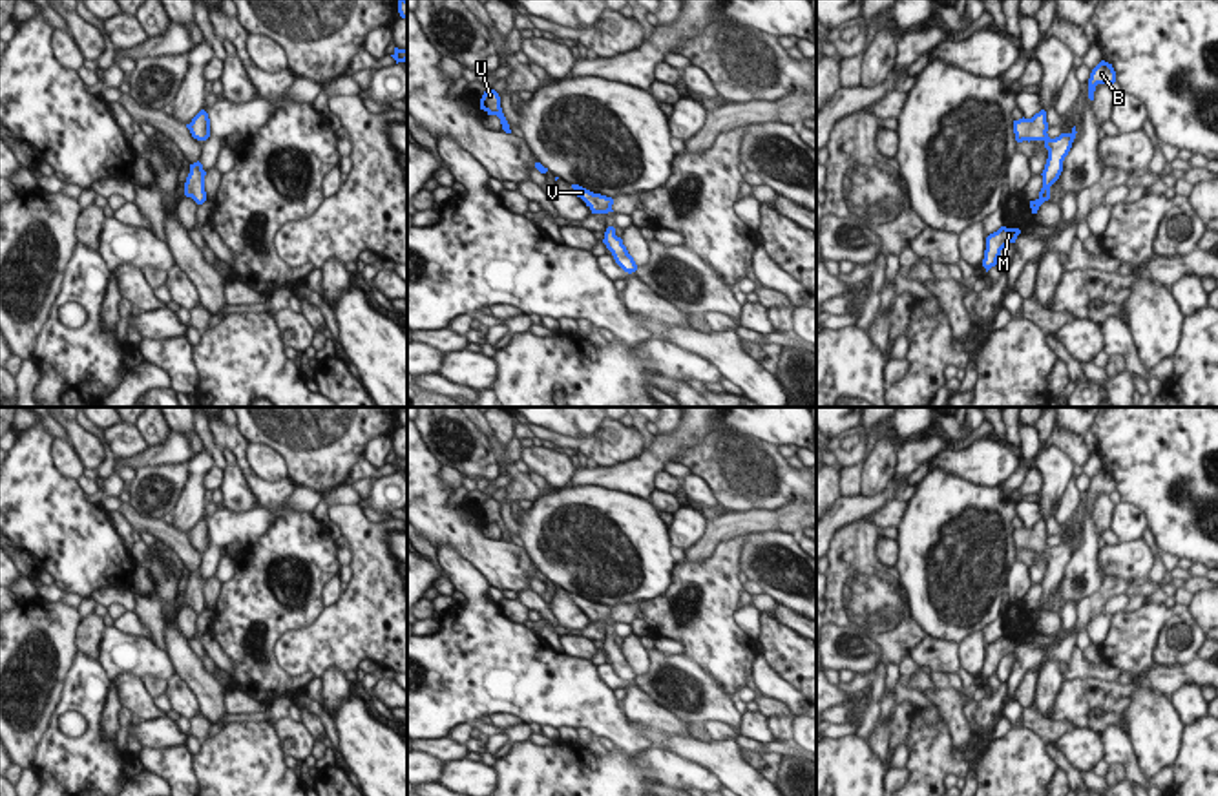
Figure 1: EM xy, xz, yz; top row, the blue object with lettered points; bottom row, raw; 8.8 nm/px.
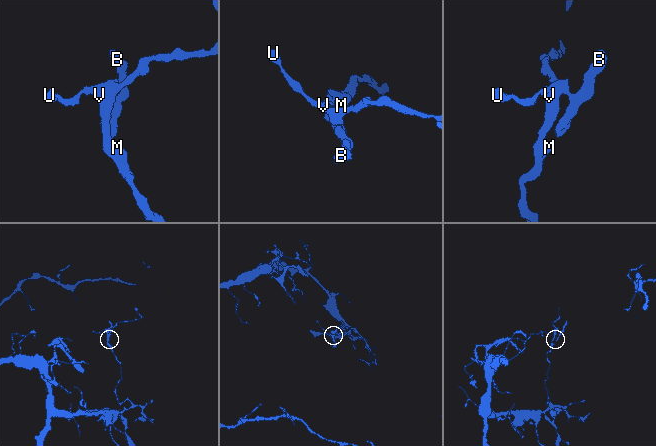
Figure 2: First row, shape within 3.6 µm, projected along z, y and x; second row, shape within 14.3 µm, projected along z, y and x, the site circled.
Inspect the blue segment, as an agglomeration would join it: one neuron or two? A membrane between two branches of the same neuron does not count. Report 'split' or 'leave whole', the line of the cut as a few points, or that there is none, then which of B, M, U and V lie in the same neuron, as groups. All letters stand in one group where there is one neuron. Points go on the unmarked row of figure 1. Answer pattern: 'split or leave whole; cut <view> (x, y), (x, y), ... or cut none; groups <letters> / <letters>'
leave whole; cut none; groups B M U V

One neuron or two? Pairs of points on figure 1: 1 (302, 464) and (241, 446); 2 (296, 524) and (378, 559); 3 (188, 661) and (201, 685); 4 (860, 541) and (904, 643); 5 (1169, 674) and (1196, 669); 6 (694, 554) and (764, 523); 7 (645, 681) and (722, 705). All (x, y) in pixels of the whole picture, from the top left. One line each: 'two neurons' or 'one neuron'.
1: two neurons
2: two neurons
3: one neuron
4: one neuron
5: one neuron
6: one neuron
7: one neuron

